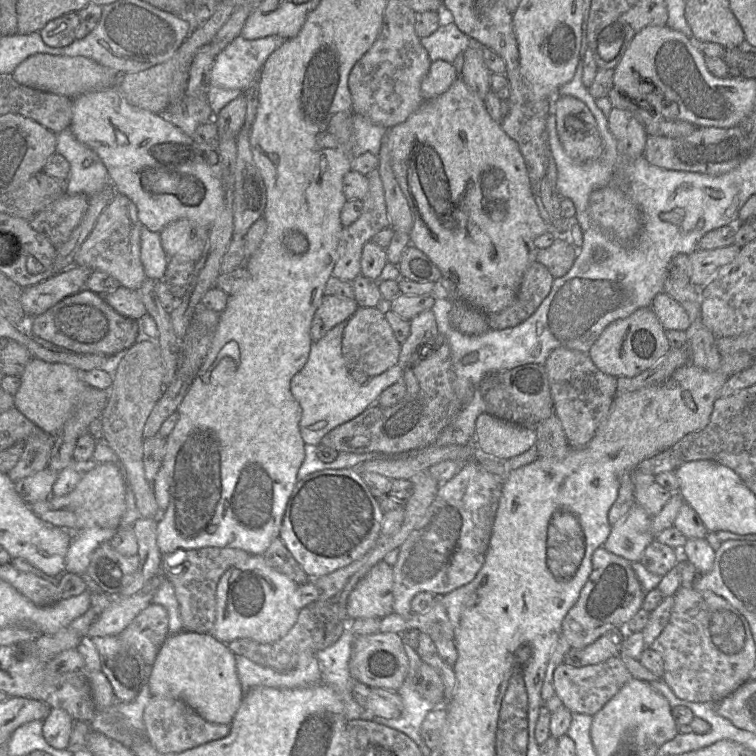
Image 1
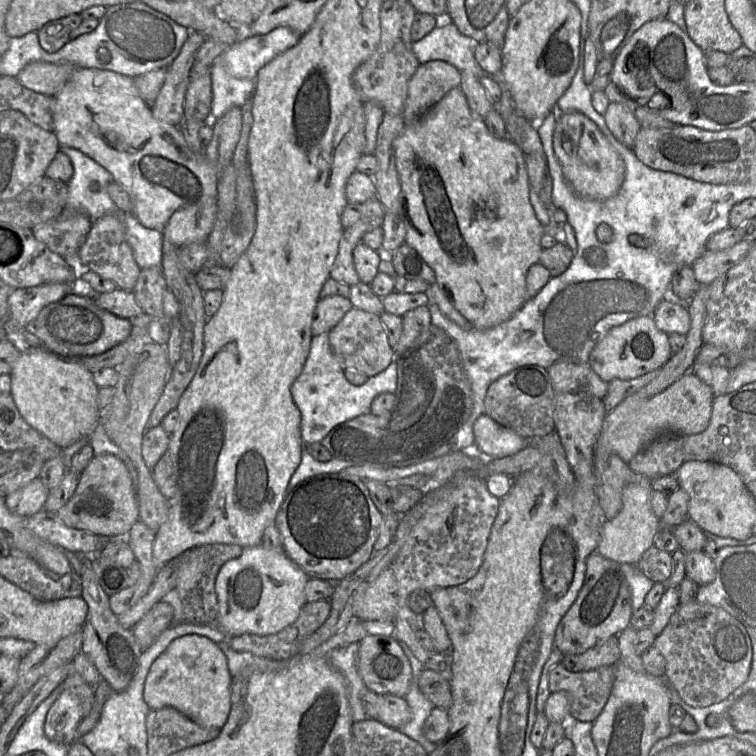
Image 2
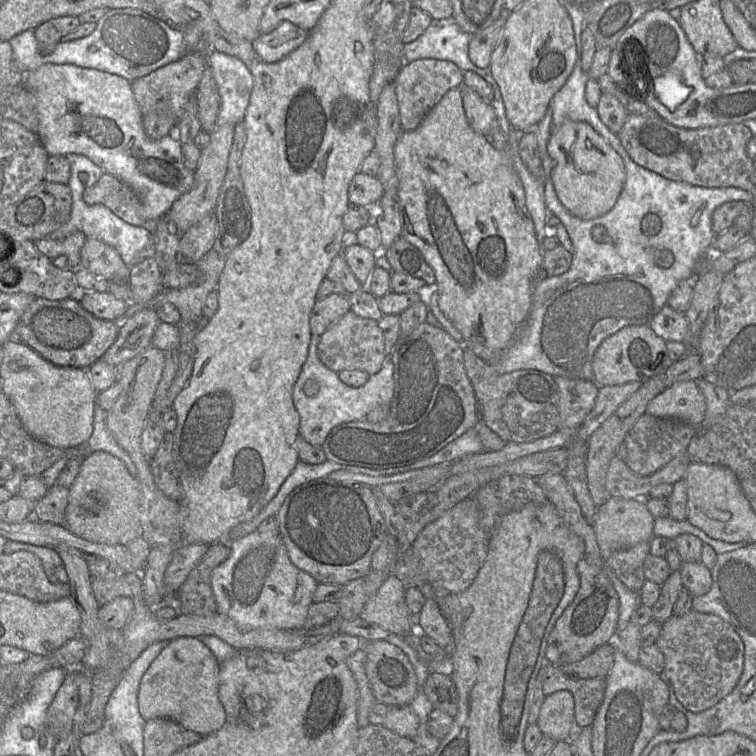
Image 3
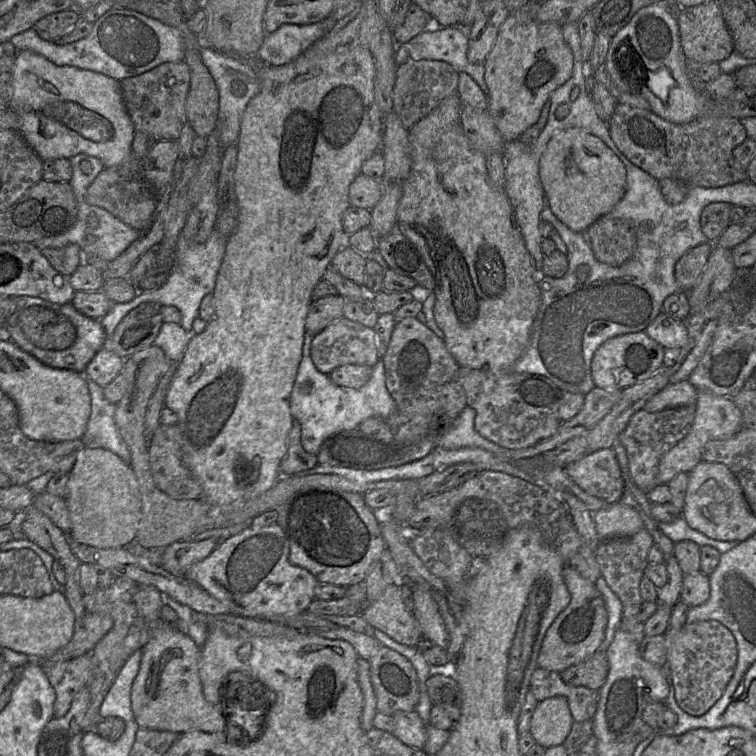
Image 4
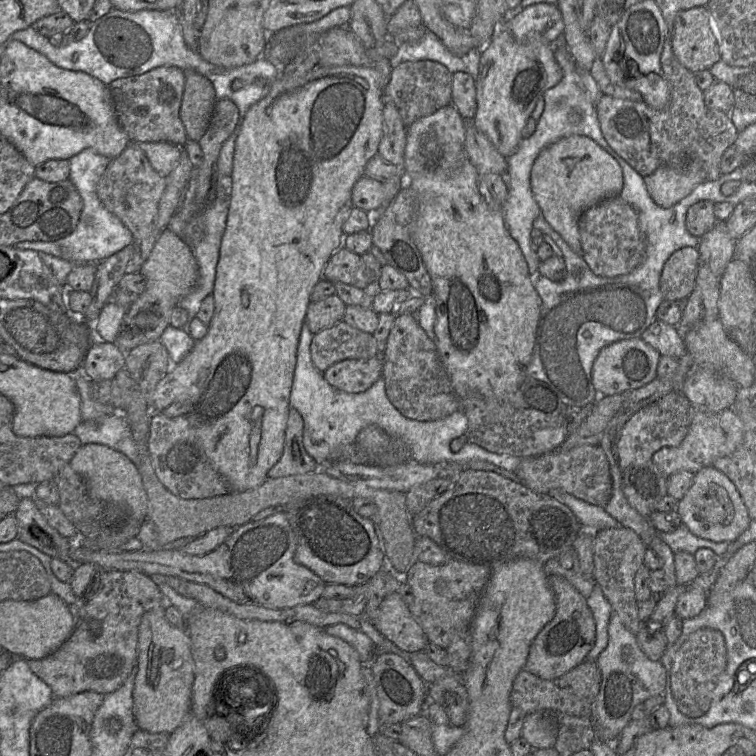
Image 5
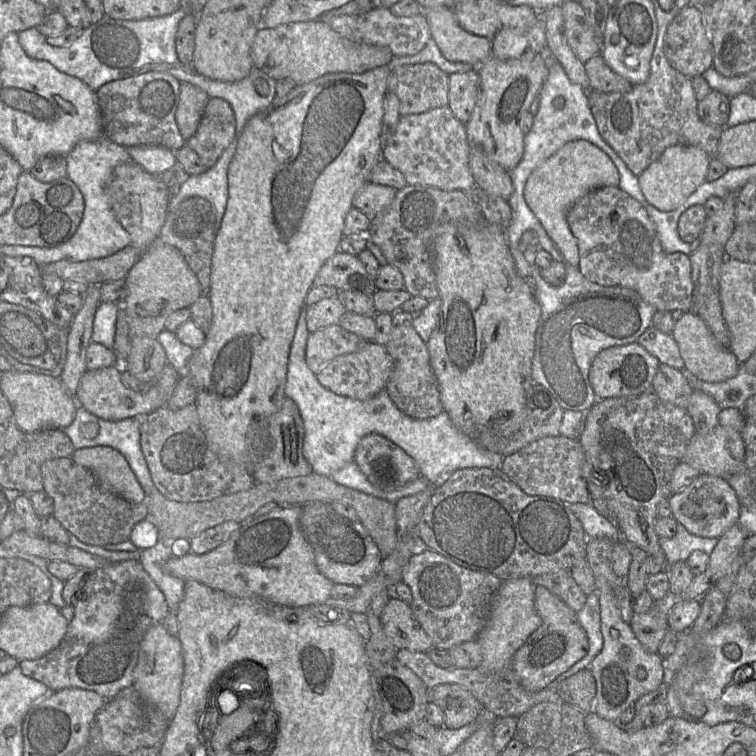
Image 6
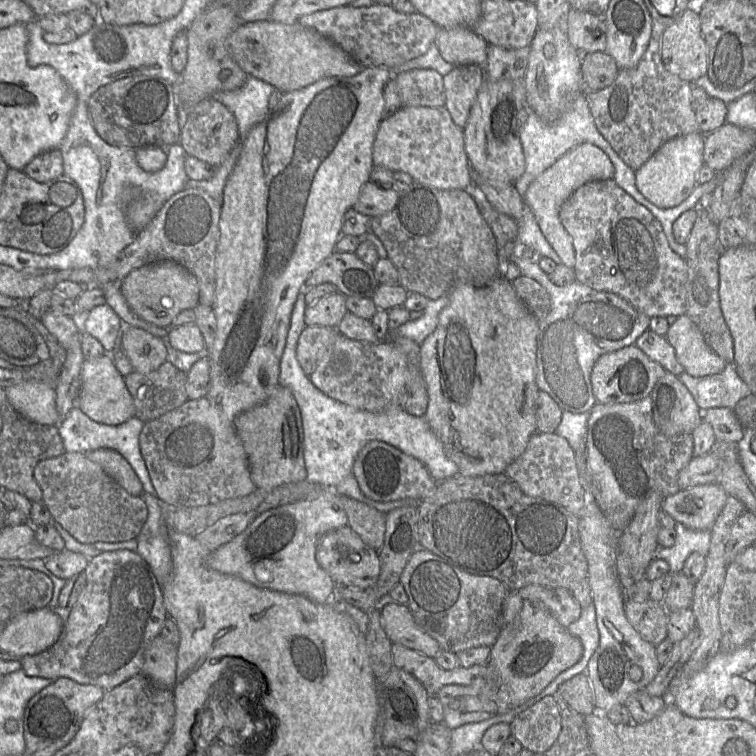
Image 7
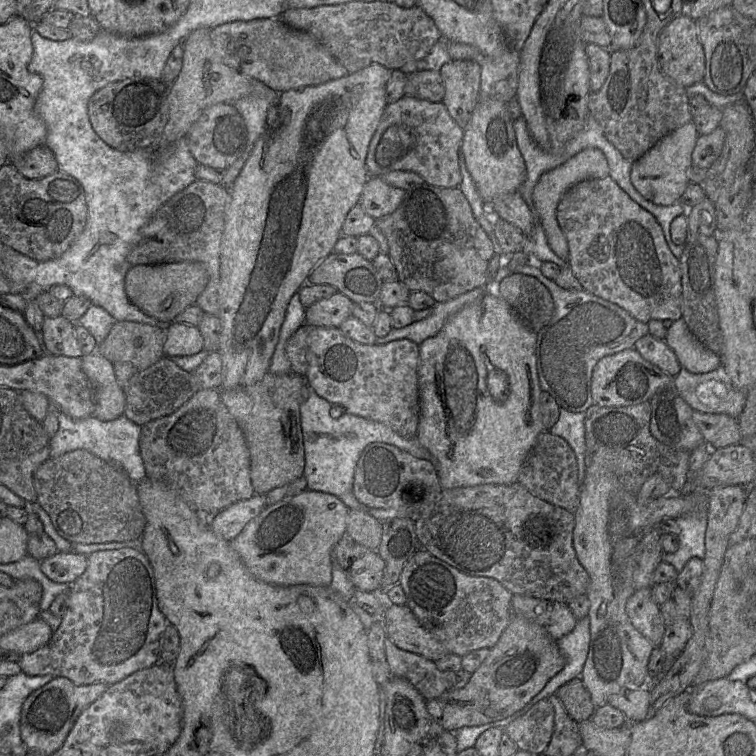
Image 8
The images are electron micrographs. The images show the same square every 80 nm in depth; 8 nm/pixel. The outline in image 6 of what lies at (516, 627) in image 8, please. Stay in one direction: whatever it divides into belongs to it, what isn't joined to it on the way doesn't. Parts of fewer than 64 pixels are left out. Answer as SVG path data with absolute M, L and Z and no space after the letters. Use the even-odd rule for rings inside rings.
M544 586L535 588L535 609L541 625L516 651L510 664L522 686L528 691L539 691L580 661L588 652L589 642L578 615L559 597ZM439 684L429 691L430 701L436 703L445 714L445 727L449 729L459 729L469 723L474 722L483 706L475 696L464 687L458 684Z

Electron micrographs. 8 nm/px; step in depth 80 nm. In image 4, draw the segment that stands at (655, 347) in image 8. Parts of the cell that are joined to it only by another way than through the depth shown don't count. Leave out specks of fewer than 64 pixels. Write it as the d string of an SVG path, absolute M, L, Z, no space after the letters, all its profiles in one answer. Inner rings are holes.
M660 312L644 331L663 348L682 349L687 343L685 320L674 319L663 312Z

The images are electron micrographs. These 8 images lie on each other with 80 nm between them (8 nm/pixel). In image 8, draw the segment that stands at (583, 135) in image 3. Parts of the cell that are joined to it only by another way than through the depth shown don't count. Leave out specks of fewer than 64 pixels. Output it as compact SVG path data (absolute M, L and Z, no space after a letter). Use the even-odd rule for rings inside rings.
M586 148L560 166L543 173L533 189L532 200L540 217L548 245L560 258L567 262L569 257L568 242L556 218L558 203L562 196L578 182L607 176L609 176L609 166L604 153L597 148Z

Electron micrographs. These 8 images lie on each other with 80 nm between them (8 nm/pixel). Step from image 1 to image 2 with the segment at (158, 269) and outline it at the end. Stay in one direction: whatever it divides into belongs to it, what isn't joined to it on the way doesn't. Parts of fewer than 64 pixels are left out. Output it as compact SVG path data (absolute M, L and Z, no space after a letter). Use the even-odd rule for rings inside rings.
M121 213L126 240L141 269L159 267L162 262L162 230L149 229L140 224L133 213Z

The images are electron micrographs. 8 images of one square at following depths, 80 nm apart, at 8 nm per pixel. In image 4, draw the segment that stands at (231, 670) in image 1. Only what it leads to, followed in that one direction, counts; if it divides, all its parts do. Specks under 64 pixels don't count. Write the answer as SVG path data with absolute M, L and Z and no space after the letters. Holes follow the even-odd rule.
M139 585L133 602L137 614L149 622L152 632L141 649L140 667L131 689L132 711L139 727L178 734L189 731L224 733L235 723L241 727L244 718L234 718L235 722L229 723L220 708L205 699L198 672L201 648L175 624L162 619L160 612L165 605L165 596L154 586Z

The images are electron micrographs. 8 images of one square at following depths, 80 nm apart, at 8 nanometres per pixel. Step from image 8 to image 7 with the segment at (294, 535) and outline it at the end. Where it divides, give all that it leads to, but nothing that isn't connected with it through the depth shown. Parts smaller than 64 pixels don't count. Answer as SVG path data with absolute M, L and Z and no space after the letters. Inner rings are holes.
M332 491L312 500L286 503L256 514L243 532L210 553L207 565L259 588L303 595L317 603L328 603L333 601L336 584L316 559L317 543L323 534L347 523L343 503Z

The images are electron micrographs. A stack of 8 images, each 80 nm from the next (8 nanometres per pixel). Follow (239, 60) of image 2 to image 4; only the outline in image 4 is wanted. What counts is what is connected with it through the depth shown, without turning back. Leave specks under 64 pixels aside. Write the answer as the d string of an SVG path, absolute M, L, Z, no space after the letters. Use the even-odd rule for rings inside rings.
M332 15L313 24L283 24L274 32L266 34L258 57L272 66L285 65L329 32L336 22Z

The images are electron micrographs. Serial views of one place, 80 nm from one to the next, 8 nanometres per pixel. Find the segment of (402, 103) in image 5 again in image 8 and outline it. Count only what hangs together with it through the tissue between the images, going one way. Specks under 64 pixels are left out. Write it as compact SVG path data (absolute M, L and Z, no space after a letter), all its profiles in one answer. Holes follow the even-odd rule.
M422 70L407 74L404 96L442 102L444 93L444 82L439 71Z

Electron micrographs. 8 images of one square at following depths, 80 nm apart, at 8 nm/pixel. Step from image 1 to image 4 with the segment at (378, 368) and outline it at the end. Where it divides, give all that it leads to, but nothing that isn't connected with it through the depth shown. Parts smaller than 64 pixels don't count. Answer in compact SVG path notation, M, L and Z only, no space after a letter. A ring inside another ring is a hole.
M342 316L315 335L311 344L311 358L315 367L327 375L335 368L346 364L374 367L380 360L375 331L373 328L366 327Z

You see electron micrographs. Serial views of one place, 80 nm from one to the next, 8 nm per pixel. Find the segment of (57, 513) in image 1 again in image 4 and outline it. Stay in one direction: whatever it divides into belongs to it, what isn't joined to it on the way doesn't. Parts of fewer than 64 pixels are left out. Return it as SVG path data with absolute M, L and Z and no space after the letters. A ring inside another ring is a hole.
M85 447L68 473L66 503L72 528L70 536L79 543L95 548L119 548L135 542L142 520L142 496L132 467L105 448Z

